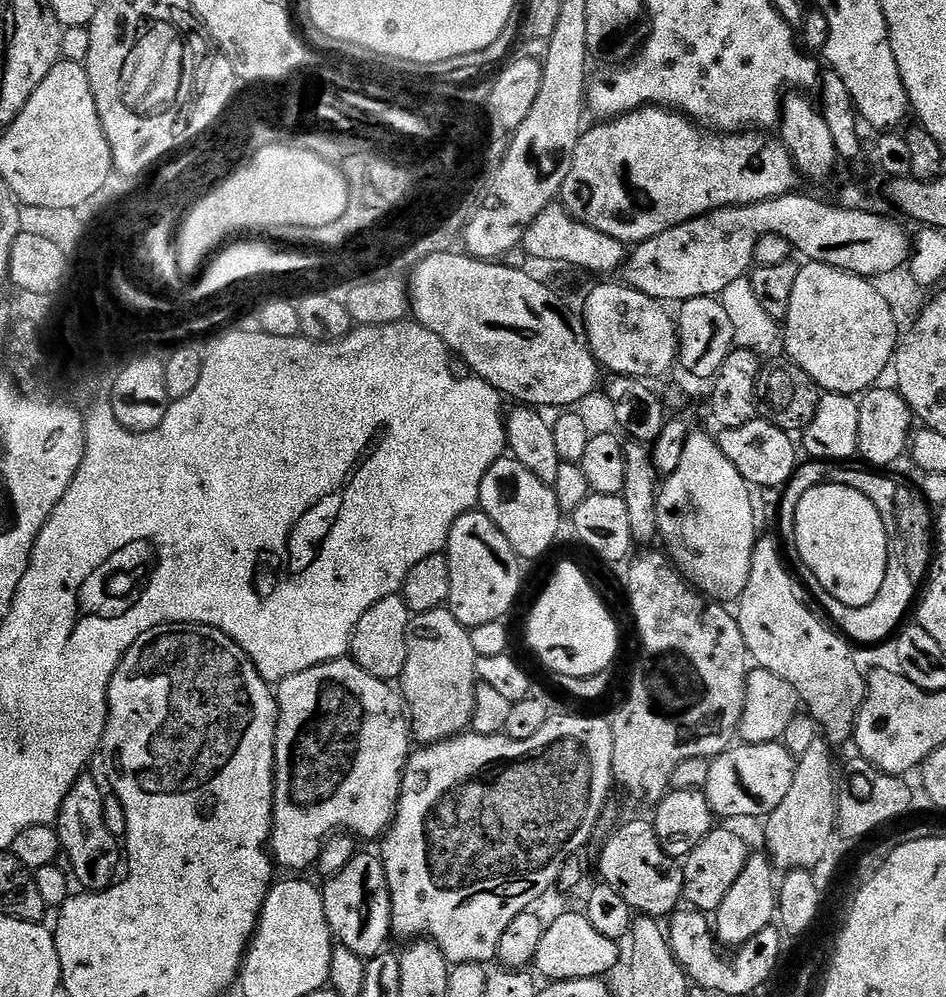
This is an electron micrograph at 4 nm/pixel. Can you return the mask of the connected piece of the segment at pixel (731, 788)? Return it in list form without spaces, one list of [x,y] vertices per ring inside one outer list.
[[[737,743],[715,757],[710,763],[710,778],[702,789],[713,813],[720,816],[760,816],[766,818],[786,798],[794,783],[797,757],[784,748],[783,743],[745,744]]]

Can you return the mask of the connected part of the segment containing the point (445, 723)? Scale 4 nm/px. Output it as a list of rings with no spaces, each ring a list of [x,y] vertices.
[[[447,607],[418,613],[409,619],[406,630],[406,666],[398,684],[402,689],[402,699],[406,705],[412,738],[417,745],[437,744],[469,731],[478,683],[476,657],[471,631],[464,628],[462,622],[458,622],[458,618],[454,618],[454,614],[448,611]]]

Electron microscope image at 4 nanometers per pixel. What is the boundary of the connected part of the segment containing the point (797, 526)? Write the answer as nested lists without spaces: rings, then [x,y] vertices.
[[[839,482],[819,484],[798,502],[792,523],[794,547],[810,566],[812,579],[821,584],[834,600],[850,607],[862,607],[873,601],[881,590],[887,570],[887,530],[882,514],[866,494]]]

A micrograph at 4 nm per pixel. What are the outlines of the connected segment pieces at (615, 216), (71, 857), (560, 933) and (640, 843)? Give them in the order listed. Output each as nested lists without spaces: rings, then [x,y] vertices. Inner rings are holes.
[[[659,106],[637,108],[634,112],[627,112],[624,116],[617,116],[615,120],[600,122],[595,126],[597,128],[590,129],[591,127],[589,127],[581,135],[578,146],[574,150],[570,174],[566,174],[566,182],[562,182],[558,200],[575,220],[598,230],[602,234],[606,234],[610,238],[619,240],[625,246],[640,245],[644,240],[652,239],[656,235],[662,234],[663,231],[670,230],[671,227],[682,226],[683,223],[690,222],[694,218],[704,216],[708,212],[713,212],[719,208],[738,208],[742,204],[753,204],[770,198],[787,196],[789,192],[797,191],[798,188],[798,185],[796,185],[798,173],[796,164],[792,161],[792,153],[788,151],[783,140],[775,135],[765,134],[760,130],[717,134],[711,130],[705,130],[701,125],[689,120],[687,116],[675,110]]]
[[[81,774],[62,802],[62,810],[56,816],[54,829],[60,839],[61,853],[68,855],[67,867],[81,884],[84,892],[105,892],[117,883],[116,871],[122,868],[122,844],[106,828],[103,804],[105,789],[89,774]],[[76,875],[76,876],[75,876]]]
[[[564,912],[553,924],[549,923],[544,930],[544,937],[538,946],[534,961],[545,981],[585,980],[586,978],[604,978],[607,972],[619,969],[620,952],[617,941],[598,934],[590,923],[590,918],[583,912]]]
[[[651,819],[624,824],[604,844],[600,852],[600,877],[632,907],[633,913],[653,918],[668,918],[684,900],[684,870],[662,850],[656,825]]]

